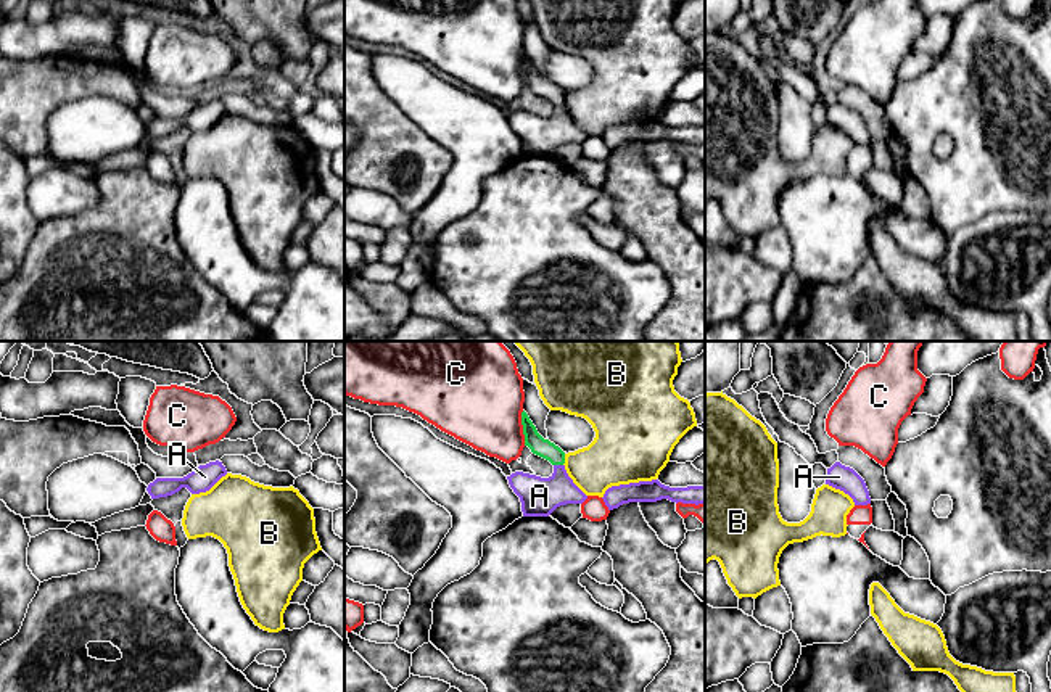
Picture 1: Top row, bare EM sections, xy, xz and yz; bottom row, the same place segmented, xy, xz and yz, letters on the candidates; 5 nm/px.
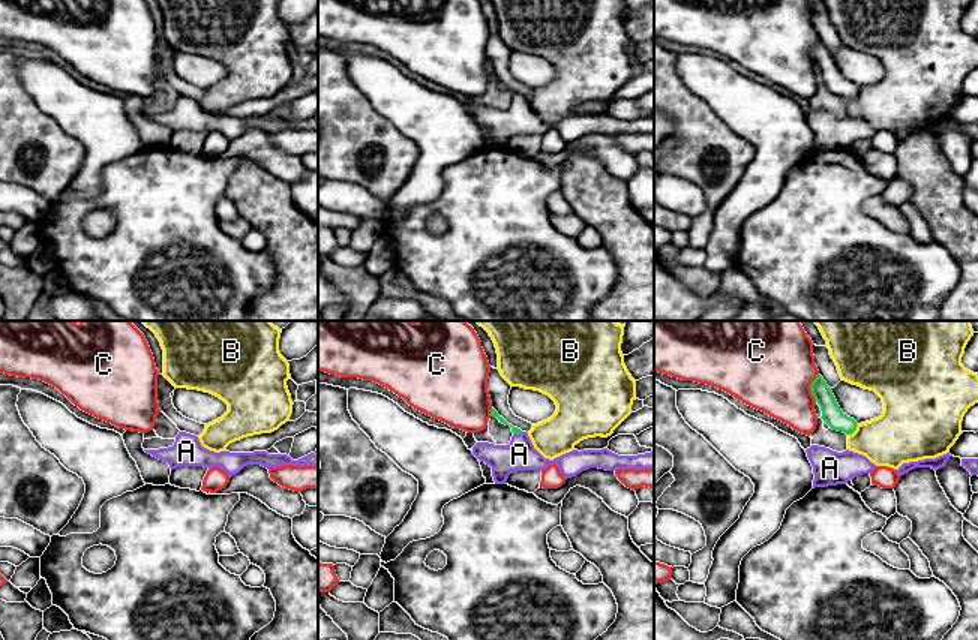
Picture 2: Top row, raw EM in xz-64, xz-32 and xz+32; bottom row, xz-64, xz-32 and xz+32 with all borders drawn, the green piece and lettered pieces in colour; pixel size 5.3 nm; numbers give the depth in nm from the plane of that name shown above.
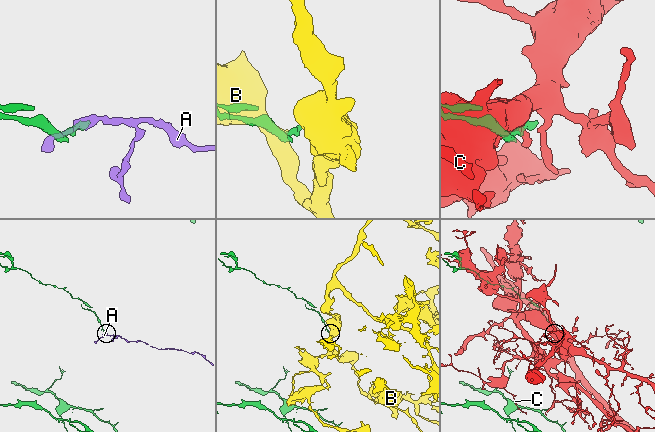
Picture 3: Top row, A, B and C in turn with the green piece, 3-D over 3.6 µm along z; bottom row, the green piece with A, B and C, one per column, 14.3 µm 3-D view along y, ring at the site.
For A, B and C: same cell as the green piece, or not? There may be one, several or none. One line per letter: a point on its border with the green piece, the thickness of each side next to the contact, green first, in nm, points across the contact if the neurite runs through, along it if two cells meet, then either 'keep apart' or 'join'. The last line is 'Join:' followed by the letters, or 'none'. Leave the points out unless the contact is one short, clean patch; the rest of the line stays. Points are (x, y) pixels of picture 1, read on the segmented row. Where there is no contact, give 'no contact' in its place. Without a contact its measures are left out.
A: xz (559, 464) | 90/190 nm | across xz (539, 446), (559, 464), (559, 477), (539, 496) | join
B: xz (564, 459) | 90/280 nm | along xz (565, 454), (562, 464) | keep apart
C: xz (523, 428) | 90/420 nm | keep apart
Join: A

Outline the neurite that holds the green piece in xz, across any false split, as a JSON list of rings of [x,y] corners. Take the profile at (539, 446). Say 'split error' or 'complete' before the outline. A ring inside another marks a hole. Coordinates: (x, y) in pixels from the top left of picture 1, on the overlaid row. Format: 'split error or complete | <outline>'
split error | [[[525,410],[521,425],[525,446],[554,465],[554,473],[549,478],[523,472],[507,476],[510,488],[520,497],[523,517],[549,517],[560,505],[583,504],[587,496],[568,476],[563,465],[565,452],[538,433]]]

